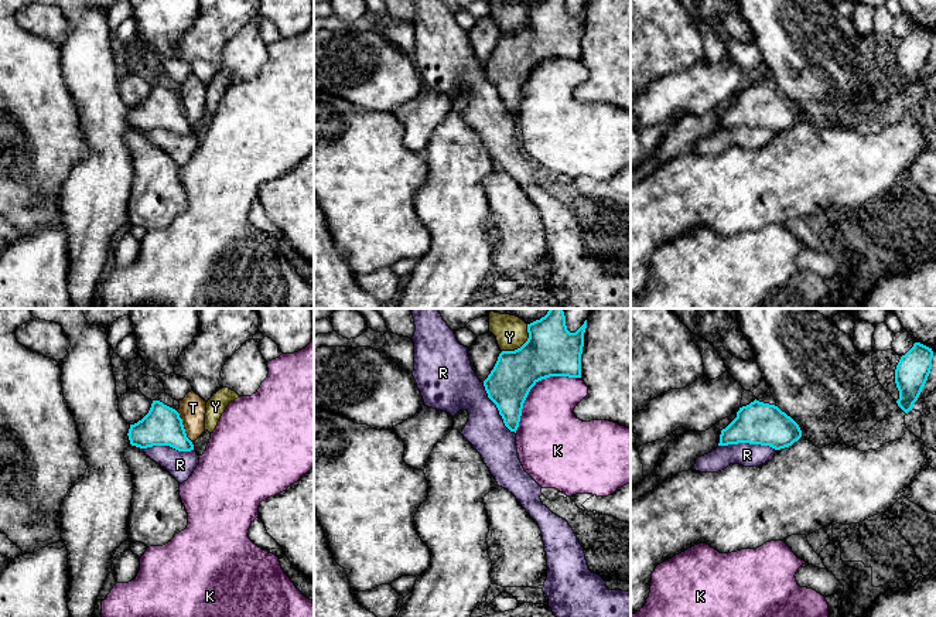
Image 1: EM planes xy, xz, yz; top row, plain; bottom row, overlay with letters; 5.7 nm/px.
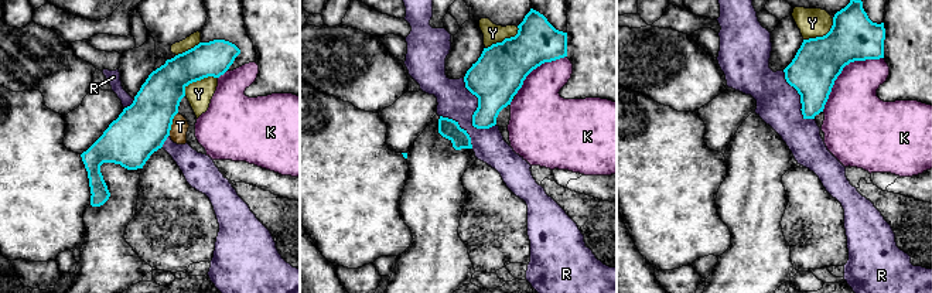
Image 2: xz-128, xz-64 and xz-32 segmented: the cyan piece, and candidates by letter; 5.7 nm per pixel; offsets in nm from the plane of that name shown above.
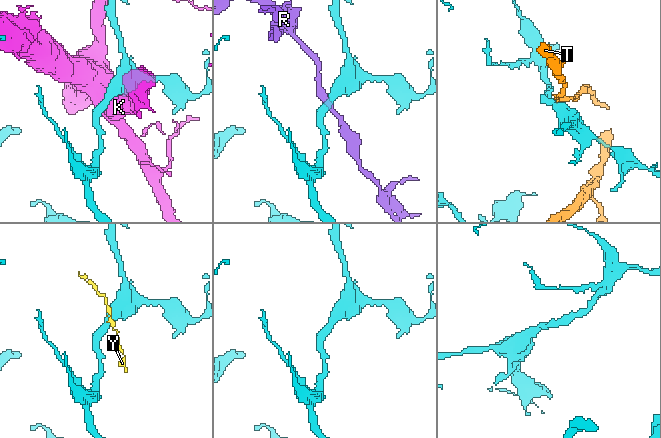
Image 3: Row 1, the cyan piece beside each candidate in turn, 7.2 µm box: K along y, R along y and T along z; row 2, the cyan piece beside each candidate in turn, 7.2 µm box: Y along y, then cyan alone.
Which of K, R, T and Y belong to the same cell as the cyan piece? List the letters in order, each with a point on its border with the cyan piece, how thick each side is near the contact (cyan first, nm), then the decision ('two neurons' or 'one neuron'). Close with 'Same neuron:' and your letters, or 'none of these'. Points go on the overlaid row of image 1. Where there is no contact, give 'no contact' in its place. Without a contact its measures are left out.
K: meets cyan in xz at (533, 385); 300 nm thick on the cyan side, 320 nm on the other; two neurons
R: meets cyan in yz at (747, 442); 240 nm thick on the cyan side, 130 nm on the other; one neuron
T: meets cyan in xy at (183, 428); 220 nm thick on the cyan side, 160 nm on the other; two neurons
Y: meets cyan in xz at (523, 344); 300 nm thick on the cyan side, 190 nm on the other; two neurons
Same neuron: R

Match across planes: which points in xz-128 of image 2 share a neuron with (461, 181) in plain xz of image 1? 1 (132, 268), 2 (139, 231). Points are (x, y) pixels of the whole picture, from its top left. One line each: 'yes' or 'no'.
1: yes
2: no

